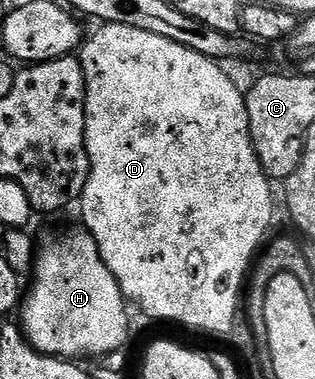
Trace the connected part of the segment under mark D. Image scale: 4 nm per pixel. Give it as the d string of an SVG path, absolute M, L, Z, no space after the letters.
M105 23L99 29L101 31L87 36L78 51L84 70L84 140L90 161L88 180L78 200L80 215L84 218L83 226L94 237L102 253L102 261L106 261L110 273L114 273L129 304L137 303L152 319L169 319L184 327L197 327L212 335L224 335L236 323L236 306L239 303L241 306L246 276L272 223L273 184L262 169L252 144L245 92L236 88L235 81L220 68L223 66L217 60L202 57L202 53L194 53L194 49L178 45L178 41L166 41L166 37L157 37L155 33L145 33L143 29L130 29L130 25L117 23Z

